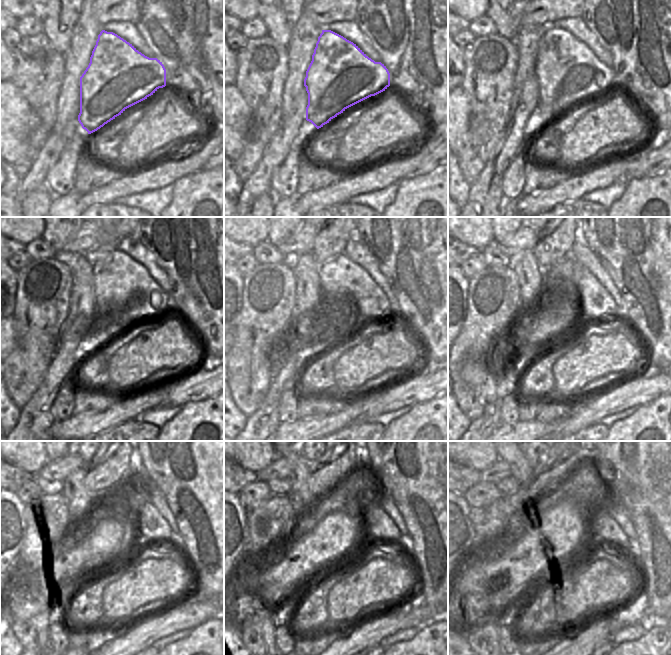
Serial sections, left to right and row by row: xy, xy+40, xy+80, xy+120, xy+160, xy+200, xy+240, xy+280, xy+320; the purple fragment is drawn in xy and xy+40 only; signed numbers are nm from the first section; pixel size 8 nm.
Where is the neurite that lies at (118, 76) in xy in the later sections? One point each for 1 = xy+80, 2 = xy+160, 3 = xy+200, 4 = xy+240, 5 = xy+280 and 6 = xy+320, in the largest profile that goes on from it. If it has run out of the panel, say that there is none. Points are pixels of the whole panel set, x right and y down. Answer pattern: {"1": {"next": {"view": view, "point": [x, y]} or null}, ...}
{"1": {"next": {"view": "xy+80", "point": [567, 71]}}, "2": {"next": {"view": "xy+160", "point": [340, 277]}}, "3": {"next": {"view": "xy+200", "point": [596, 302]}}, "4": {"next": {"view": "xy+240", "point": [152, 527]}}, "5": {"next": {"view": "xy+280", "point": [379, 526]}}, "6": {"next": {"view": "xy+320", "point": [606, 529]}}}

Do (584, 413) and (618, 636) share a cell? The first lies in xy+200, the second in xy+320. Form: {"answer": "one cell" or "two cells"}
{"answer": "two cells"}

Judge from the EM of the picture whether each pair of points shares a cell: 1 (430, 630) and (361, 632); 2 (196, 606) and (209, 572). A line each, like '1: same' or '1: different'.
1: different
2: different

